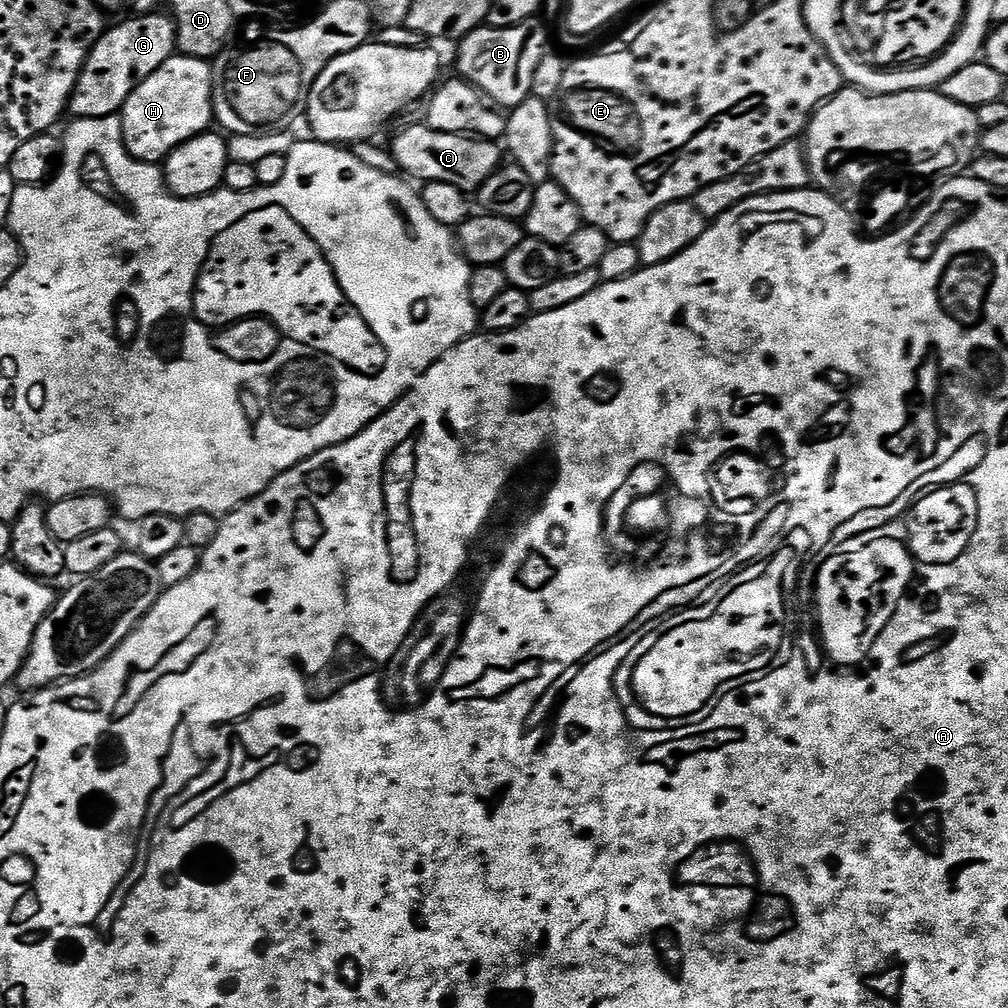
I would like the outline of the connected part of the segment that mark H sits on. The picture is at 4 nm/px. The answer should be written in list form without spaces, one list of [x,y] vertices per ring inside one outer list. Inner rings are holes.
[[[173,54],[169,60],[162,62],[146,82],[142,82],[126,98],[123,108],[118,115],[124,131],[124,145],[133,158],[145,160],[148,164],[160,164],[179,144],[185,144],[187,140],[193,140],[209,131],[214,124],[212,111],[212,94],[214,91],[214,68],[209,61],[199,60],[193,56]]]

